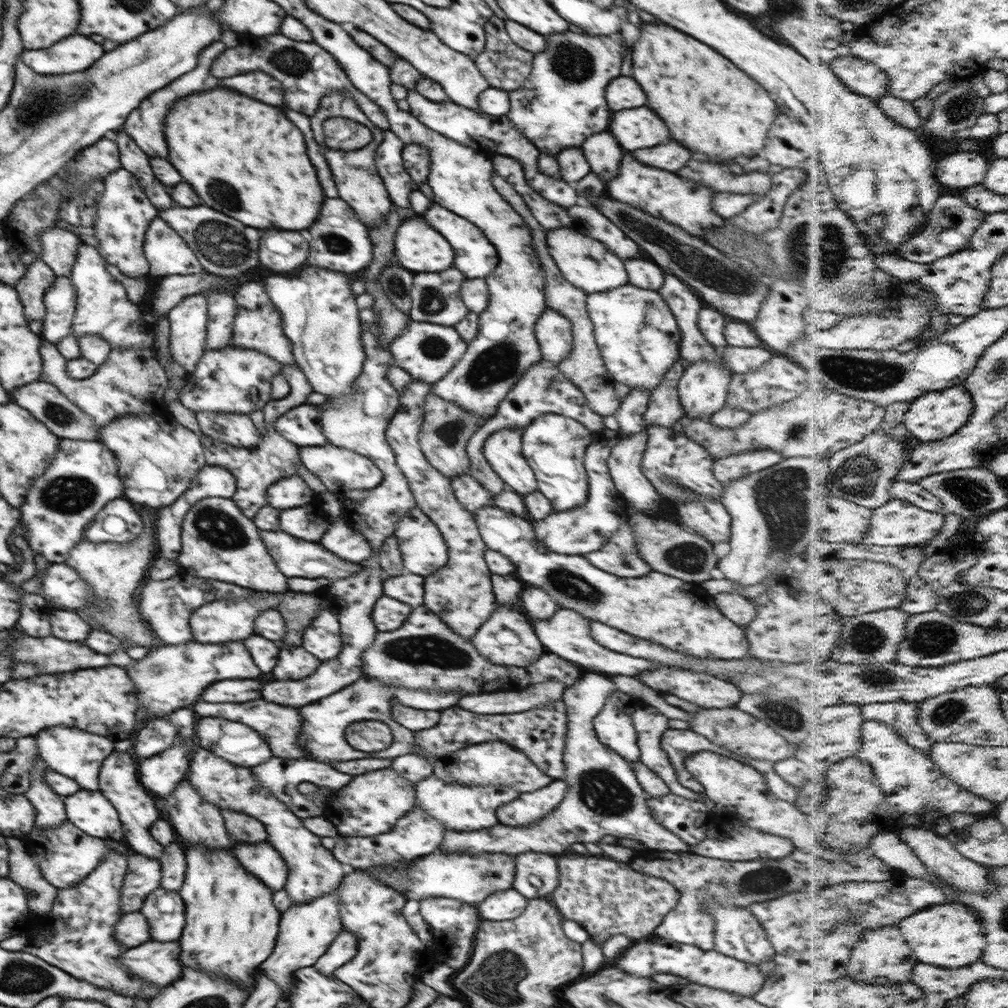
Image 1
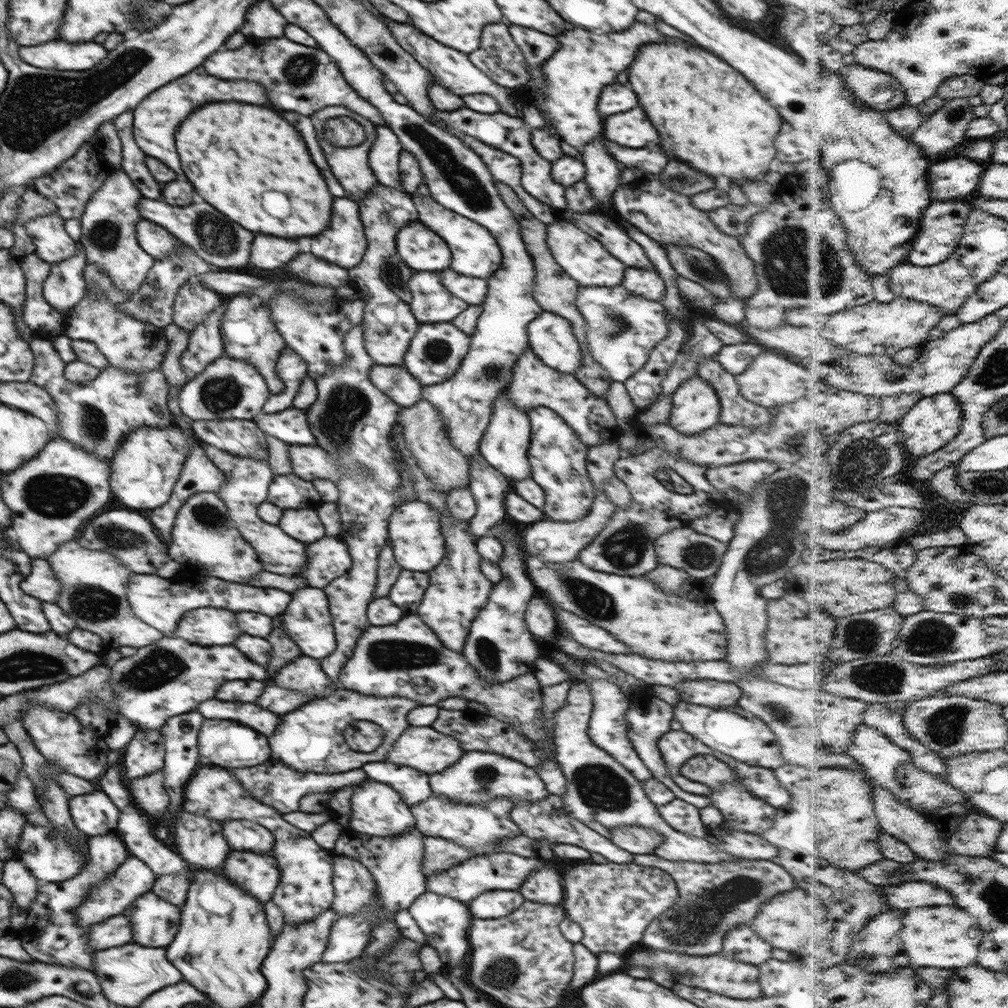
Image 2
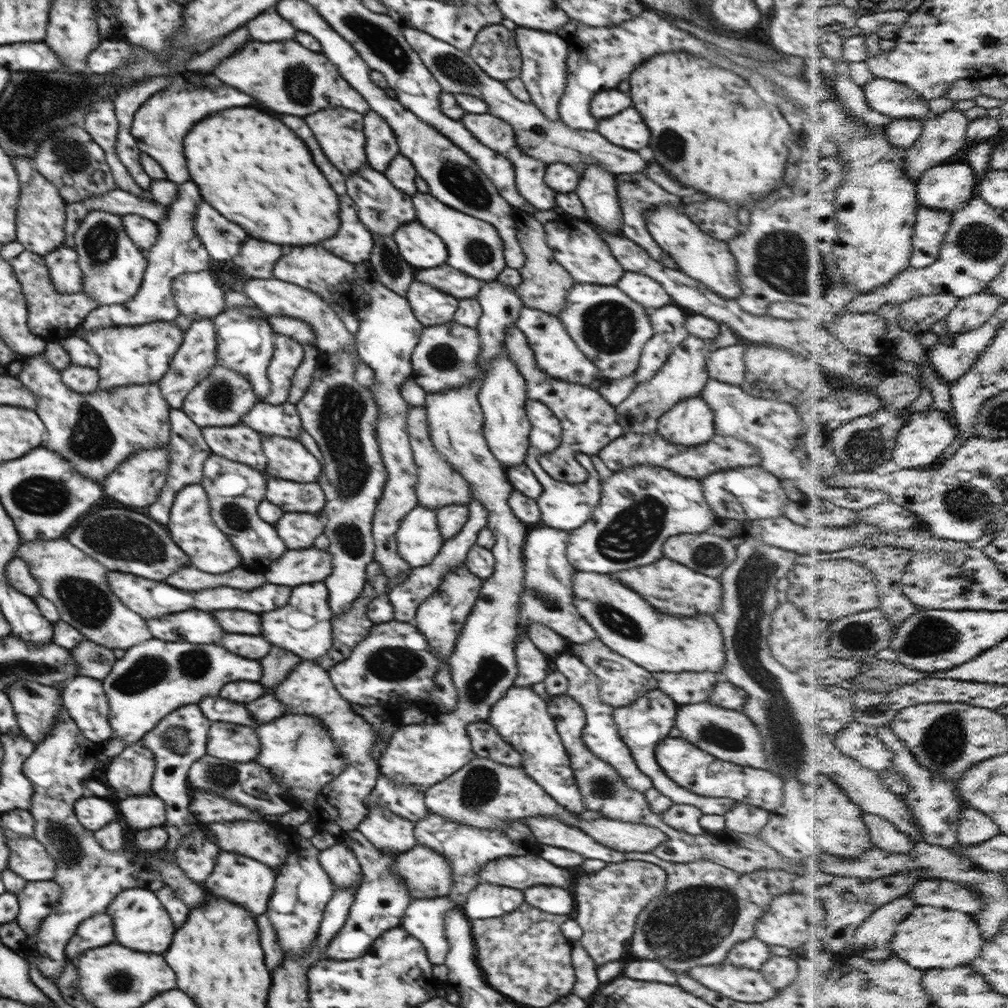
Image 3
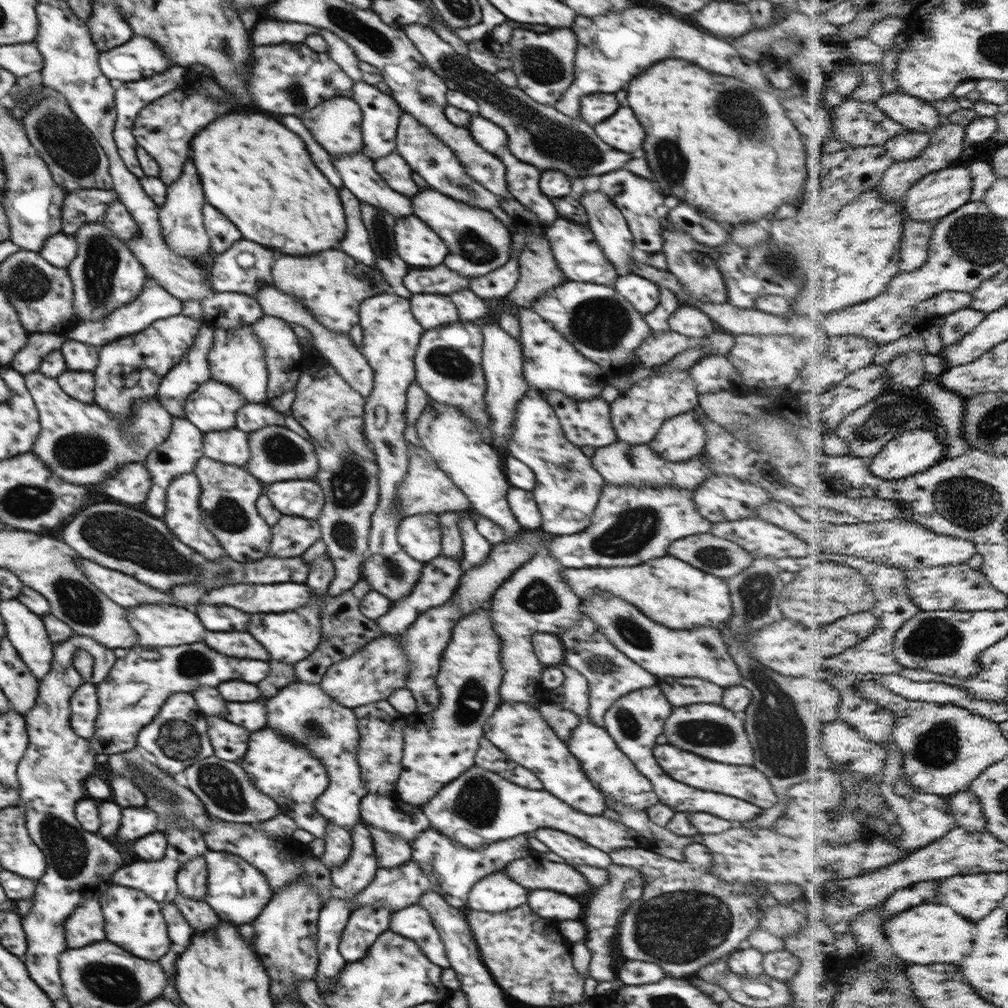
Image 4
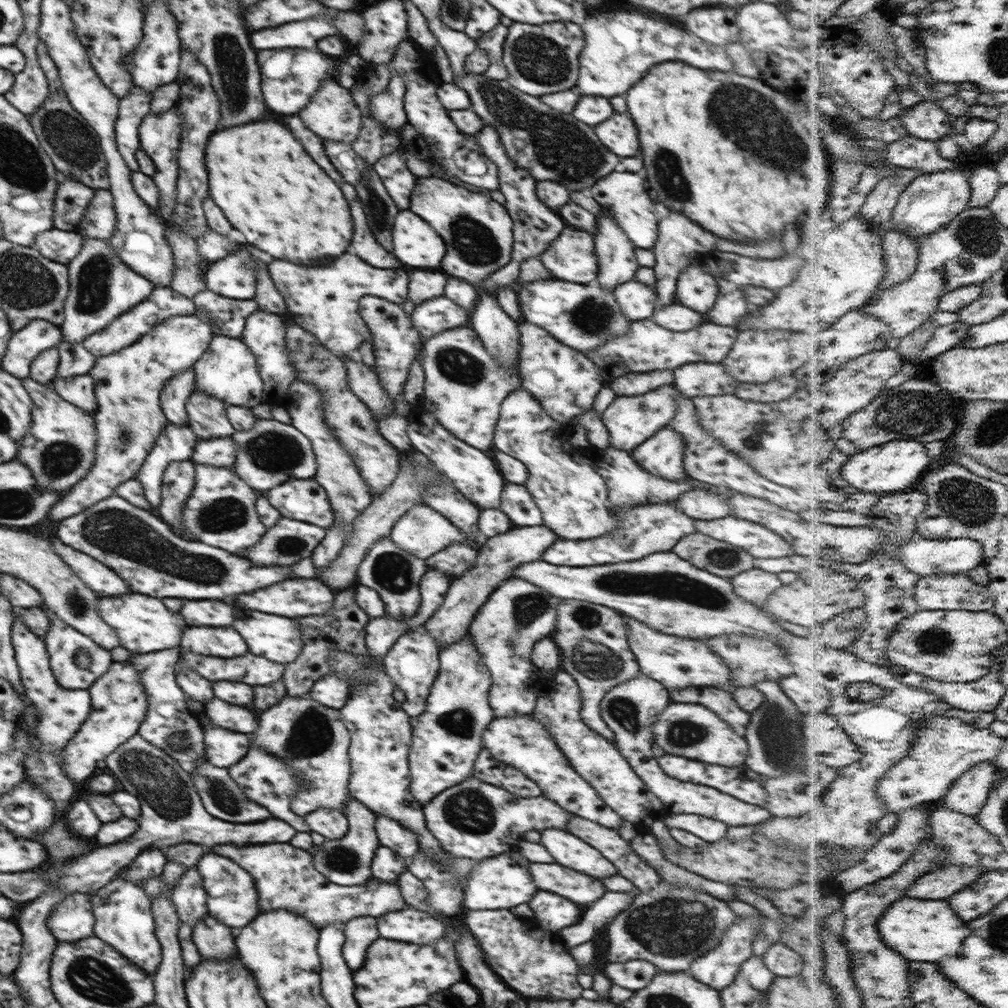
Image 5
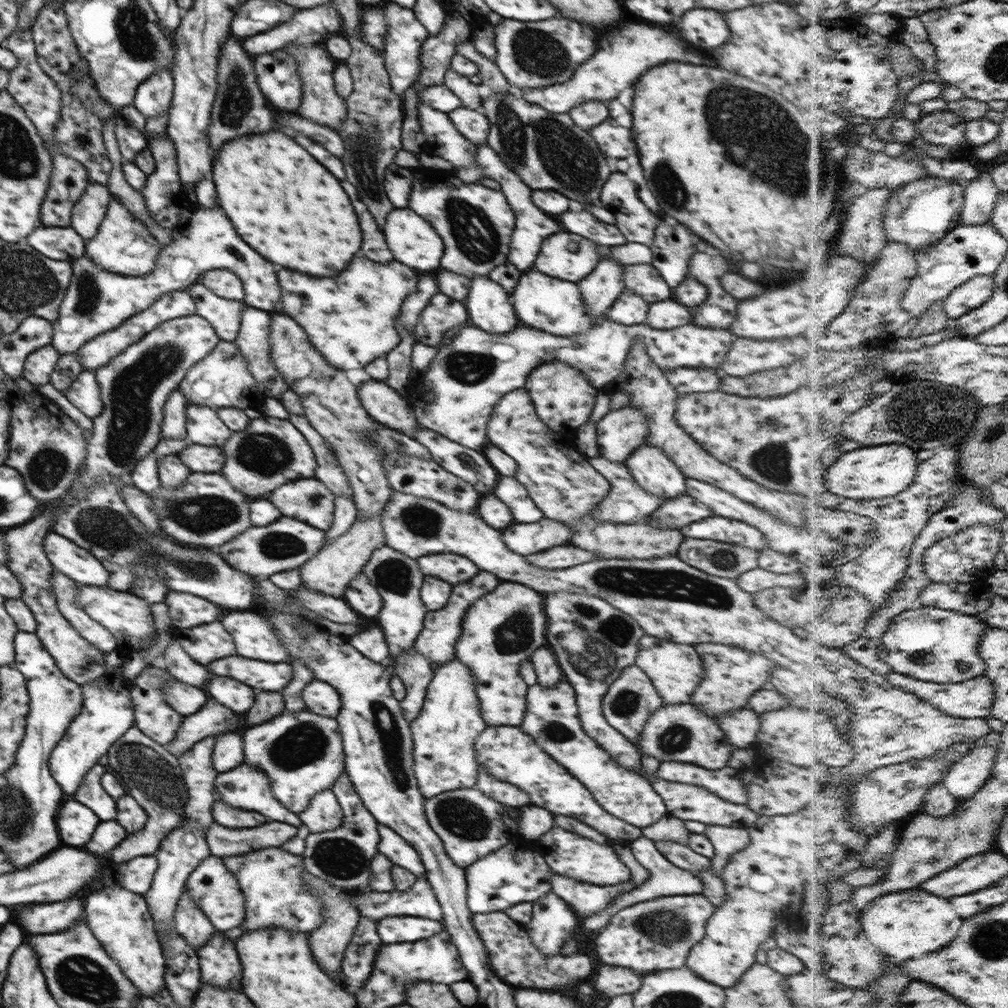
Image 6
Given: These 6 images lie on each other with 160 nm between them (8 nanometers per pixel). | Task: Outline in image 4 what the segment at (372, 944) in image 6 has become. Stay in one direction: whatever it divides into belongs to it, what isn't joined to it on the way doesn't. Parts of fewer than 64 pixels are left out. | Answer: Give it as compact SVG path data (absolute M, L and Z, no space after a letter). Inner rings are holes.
M374 905L352 910L339 944L340 954L347 962L356 962L366 956L376 939L389 930L392 913L389 908Z

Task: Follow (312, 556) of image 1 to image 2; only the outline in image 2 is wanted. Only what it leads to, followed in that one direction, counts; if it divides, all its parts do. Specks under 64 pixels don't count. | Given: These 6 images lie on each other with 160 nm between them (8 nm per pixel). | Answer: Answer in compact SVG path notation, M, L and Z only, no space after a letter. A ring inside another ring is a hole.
M202 443L202 448L205 450L206 456L224 473L224 484L216 493L226 505L228 517L233 520L238 533L258 552L257 558L262 564L262 568L268 572L286 574L286 576L295 575L298 570L304 572L304 568L308 564L307 544L286 536L278 526L270 526L260 519L256 512L256 508L267 500L270 483L275 477L268 466L268 459L256 460L249 456L234 456L206 443Z

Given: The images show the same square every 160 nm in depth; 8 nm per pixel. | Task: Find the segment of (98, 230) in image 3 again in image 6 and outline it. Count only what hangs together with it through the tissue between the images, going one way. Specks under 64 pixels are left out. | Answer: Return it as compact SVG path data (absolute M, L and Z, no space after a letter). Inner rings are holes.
M196 204L194 207L183 210L176 225L170 229L172 242L170 244L161 245L155 267L142 277L129 277L108 272L101 266L94 264L87 256L72 261L72 278L67 288L67 295L62 300L59 308L59 317L52 323L53 335L51 345L62 355L76 353L98 334L104 334L108 330L120 326L122 322L128 320L131 316L146 310L150 305L156 303L158 298L168 292L176 290L188 289L191 285L198 282L201 275L205 272L225 269L233 272L240 278L245 292L244 302L246 305L265 310L268 313L283 312L280 307L282 300L281 288L276 278L276 270L274 264L264 260L258 252L254 252L232 228L230 220L226 218L226 214L220 210L220 206L215 204L213 207L203 207Z

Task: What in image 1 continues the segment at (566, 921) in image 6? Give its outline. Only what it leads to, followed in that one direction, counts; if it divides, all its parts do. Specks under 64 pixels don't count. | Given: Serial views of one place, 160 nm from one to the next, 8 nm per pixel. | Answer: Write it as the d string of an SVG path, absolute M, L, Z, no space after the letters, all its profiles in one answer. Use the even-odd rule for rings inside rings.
M524 852L516 856L516 880L513 889L526 898L544 898L558 888L558 866L556 858Z

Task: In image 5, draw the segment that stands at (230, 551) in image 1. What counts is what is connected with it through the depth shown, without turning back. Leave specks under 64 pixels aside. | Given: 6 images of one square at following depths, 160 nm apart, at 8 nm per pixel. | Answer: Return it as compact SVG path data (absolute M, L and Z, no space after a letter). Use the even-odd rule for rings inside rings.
M173 462L166 468L162 479L161 504L155 514L162 518L175 532L188 541L196 541L190 533L182 529L184 504L190 498L195 485L195 463Z

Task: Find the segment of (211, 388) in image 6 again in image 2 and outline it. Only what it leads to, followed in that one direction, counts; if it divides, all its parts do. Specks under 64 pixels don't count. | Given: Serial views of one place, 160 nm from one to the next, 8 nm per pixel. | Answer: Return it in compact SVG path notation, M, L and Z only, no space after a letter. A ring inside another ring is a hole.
M253 295L234 296L223 312L221 335L225 356L236 360L245 360L252 364L264 377L270 394L275 395L284 390L284 383L277 375L275 366L280 353L284 352L287 344L272 322L268 302Z

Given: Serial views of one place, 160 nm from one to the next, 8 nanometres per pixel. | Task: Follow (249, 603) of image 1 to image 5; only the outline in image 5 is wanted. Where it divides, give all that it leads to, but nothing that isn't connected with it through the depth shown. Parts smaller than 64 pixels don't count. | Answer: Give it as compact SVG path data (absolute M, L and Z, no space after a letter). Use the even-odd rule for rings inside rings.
M130 592L120 596L104 597L100 595L99 615L118 635L119 646L127 648L132 654L146 654L180 645L184 620L180 614L172 614L164 606L161 599L145 594Z

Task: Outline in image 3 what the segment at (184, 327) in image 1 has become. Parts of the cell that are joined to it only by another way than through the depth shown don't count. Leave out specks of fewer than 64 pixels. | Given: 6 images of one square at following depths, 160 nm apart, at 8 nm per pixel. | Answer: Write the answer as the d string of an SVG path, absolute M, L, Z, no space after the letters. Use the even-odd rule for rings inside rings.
M209 270L176 275L170 291L179 314L195 320L212 319L226 309L221 282Z

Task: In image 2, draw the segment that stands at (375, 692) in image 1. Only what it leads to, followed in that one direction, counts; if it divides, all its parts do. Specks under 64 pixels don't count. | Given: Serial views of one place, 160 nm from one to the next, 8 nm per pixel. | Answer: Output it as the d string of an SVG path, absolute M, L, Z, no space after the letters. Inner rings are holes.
M337 688L324 700L314 700L300 706L298 710L284 714L276 732L268 738L272 759L284 762L298 772L320 772L335 774L362 768L367 762L382 762L388 751L406 730L407 714L422 704L403 696L366 696L346 688ZM352 721L370 721L385 730L382 744L371 753L358 753L348 748L342 738L346 726Z

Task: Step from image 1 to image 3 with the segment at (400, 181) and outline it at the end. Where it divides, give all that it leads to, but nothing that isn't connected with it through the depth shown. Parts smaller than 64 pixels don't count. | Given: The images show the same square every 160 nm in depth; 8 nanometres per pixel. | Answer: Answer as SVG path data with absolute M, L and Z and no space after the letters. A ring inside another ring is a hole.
M372 109L363 115L363 131L367 165L383 173L390 166L390 162L400 154L394 131L384 118Z

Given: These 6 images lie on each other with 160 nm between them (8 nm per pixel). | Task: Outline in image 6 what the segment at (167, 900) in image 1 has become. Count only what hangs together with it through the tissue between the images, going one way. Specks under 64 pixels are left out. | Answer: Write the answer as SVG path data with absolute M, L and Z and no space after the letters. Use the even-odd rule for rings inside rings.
M105 885L104 889L94 891L85 899L84 919L110 958L142 995L154 997L164 989L165 956L144 895L118 885Z

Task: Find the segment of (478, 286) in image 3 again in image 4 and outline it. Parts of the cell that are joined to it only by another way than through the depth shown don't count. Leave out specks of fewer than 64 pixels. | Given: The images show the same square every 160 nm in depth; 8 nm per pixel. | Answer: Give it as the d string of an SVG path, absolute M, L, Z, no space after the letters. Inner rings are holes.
M436 266L430 270L412 270L404 276L404 284L411 294L452 294L456 290L468 289L471 279L452 272L446 266Z

